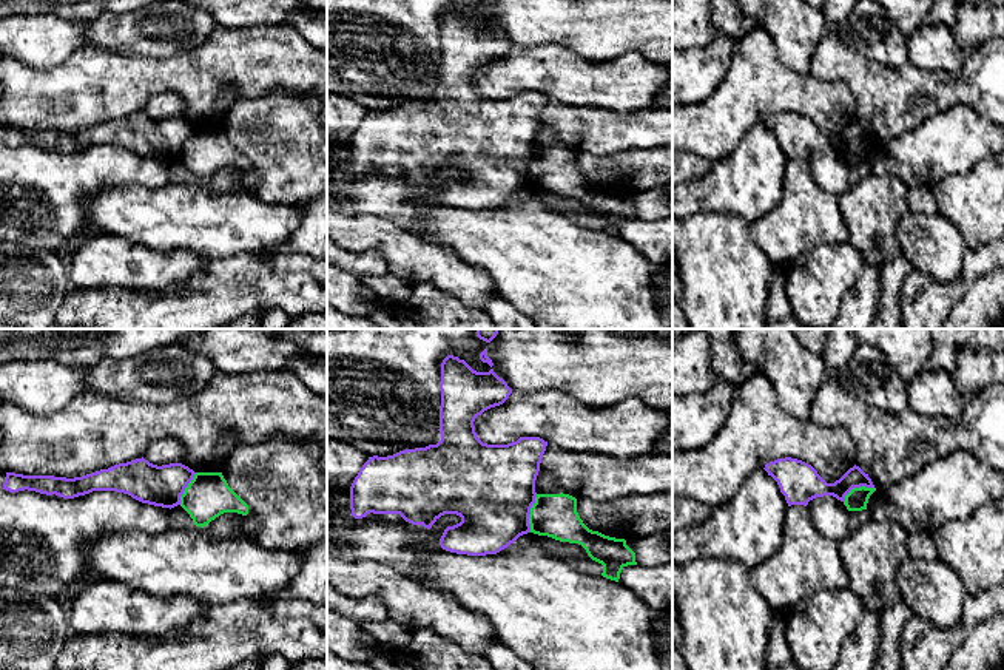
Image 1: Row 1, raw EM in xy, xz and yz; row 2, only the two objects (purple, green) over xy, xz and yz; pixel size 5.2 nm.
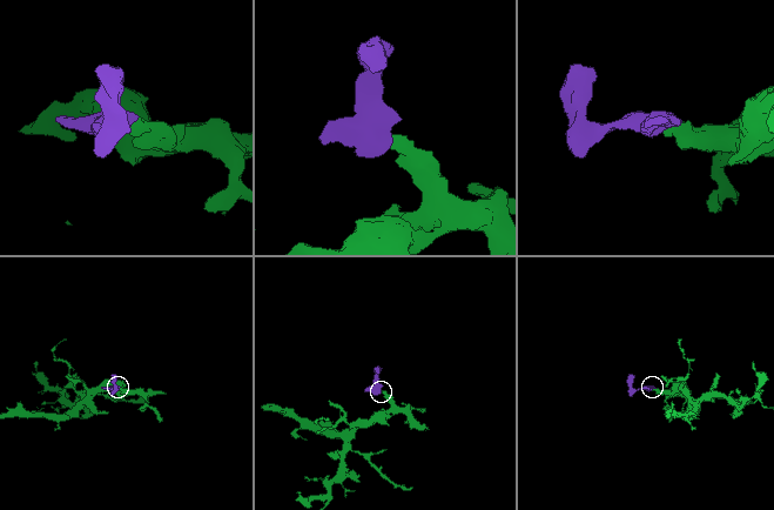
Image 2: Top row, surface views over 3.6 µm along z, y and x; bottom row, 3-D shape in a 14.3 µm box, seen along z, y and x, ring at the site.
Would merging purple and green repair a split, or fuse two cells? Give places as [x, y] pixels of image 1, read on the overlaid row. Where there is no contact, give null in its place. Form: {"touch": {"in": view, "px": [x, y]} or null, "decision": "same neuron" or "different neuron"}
{"touch": {"in": "xz", "px": [529, 513]}, "decision": "different neuron"}

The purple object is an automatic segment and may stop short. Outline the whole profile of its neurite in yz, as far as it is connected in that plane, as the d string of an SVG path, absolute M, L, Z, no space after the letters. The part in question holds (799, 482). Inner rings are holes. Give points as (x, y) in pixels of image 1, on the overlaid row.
M791 457L770 462L763 469L777 482L788 506L807 506L810 500L824 496L845 502L853 488L874 488L868 474L856 465L834 483L827 483L811 465Z

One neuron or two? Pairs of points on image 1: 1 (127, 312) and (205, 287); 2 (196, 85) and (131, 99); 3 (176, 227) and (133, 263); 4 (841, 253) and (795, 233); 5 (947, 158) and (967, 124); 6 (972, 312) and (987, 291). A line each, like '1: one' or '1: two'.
1: one
2: one
3: two
4: two
5: one
6: one

